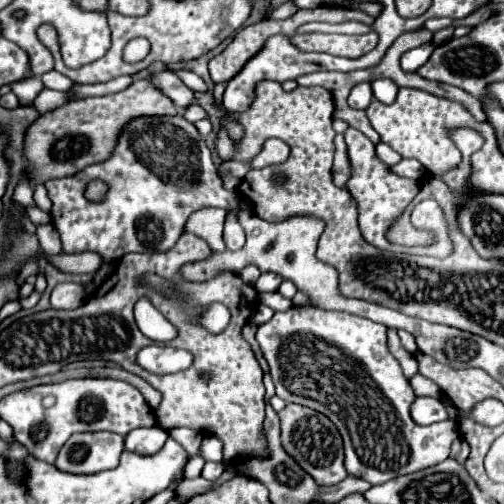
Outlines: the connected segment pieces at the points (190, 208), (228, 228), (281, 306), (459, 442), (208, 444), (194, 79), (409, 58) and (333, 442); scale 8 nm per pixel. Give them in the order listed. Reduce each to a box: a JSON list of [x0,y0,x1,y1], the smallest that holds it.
[[45,116,239,262],[223,212,245,250],[259,292,293,312],[451,438,469,464],[199,436,223,462],[173,70,207,92],[400,42,436,72],[281,404,347,486]]

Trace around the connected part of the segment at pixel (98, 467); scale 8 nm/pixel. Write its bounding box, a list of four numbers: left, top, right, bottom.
[55,432,123,474]

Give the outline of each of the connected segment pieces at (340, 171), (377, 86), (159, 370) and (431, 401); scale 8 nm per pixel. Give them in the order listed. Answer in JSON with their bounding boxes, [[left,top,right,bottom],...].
[[332,136,349,187],[373,80,397,104],[137,346,193,374],[411,396,447,424]]

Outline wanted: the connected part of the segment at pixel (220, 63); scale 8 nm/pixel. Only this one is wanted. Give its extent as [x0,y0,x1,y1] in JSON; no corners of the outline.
[209,20,283,82]

